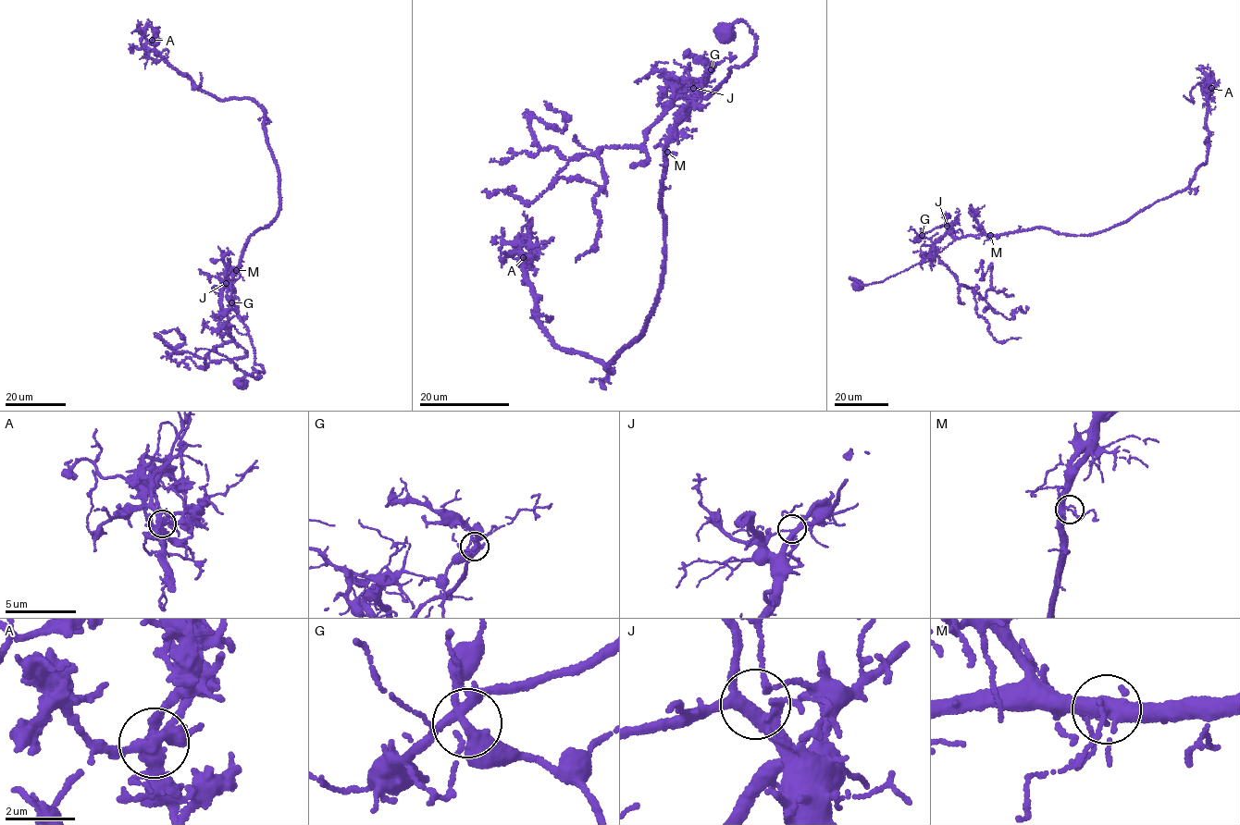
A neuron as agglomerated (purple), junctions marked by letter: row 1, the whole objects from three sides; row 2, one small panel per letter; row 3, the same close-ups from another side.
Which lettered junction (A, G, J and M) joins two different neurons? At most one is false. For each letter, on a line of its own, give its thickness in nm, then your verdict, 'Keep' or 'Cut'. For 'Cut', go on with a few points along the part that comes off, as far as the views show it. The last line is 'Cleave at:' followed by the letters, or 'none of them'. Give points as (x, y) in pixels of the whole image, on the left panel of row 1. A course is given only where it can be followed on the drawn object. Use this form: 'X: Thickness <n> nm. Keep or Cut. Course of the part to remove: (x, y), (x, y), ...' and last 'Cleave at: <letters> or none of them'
A: Thickness 320 nm. Keep
G: Thickness 320 nm. Cut. Course of the part to remove: (231, 302), (234, 340), (203, 358), (164, 343), (184, 342), (175, 329), (160, 332)
J: Thickness 320 nm. Keep
M: Thickness 360 nm. Keep
Cleave at: G

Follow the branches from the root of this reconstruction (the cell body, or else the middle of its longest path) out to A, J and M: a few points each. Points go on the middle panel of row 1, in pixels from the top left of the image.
A: (725, 30), (746, 23), (755, 55), (688, 104), (668, 143), (663, 283), (610, 371), (551, 344), (523, 257)
J: (725, 30), (739, 20), (746, 23), (755, 38), (755, 55), (733, 67), (727, 79), (688, 111), (693, 88)
M: (725, 30), (746, 23), (755, 55), (685, 108), (667, 152)

